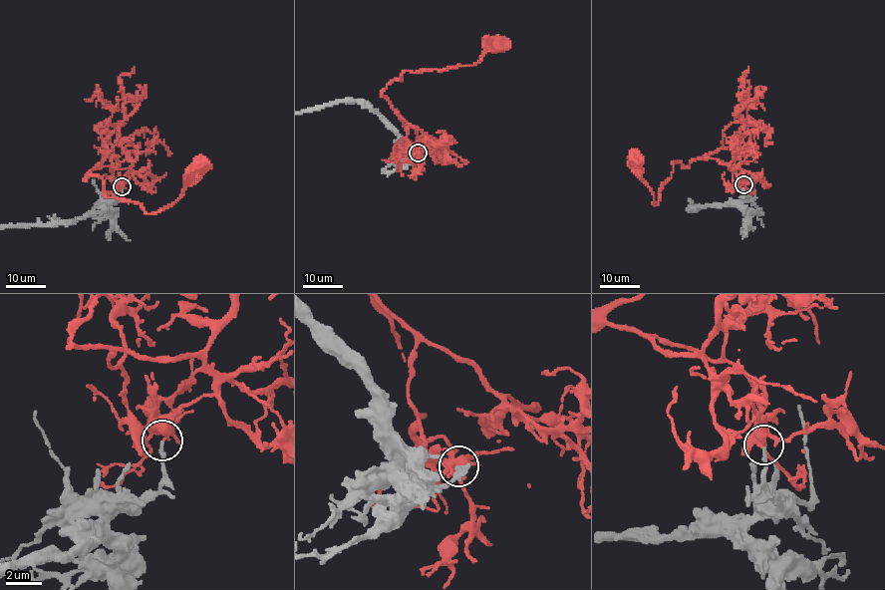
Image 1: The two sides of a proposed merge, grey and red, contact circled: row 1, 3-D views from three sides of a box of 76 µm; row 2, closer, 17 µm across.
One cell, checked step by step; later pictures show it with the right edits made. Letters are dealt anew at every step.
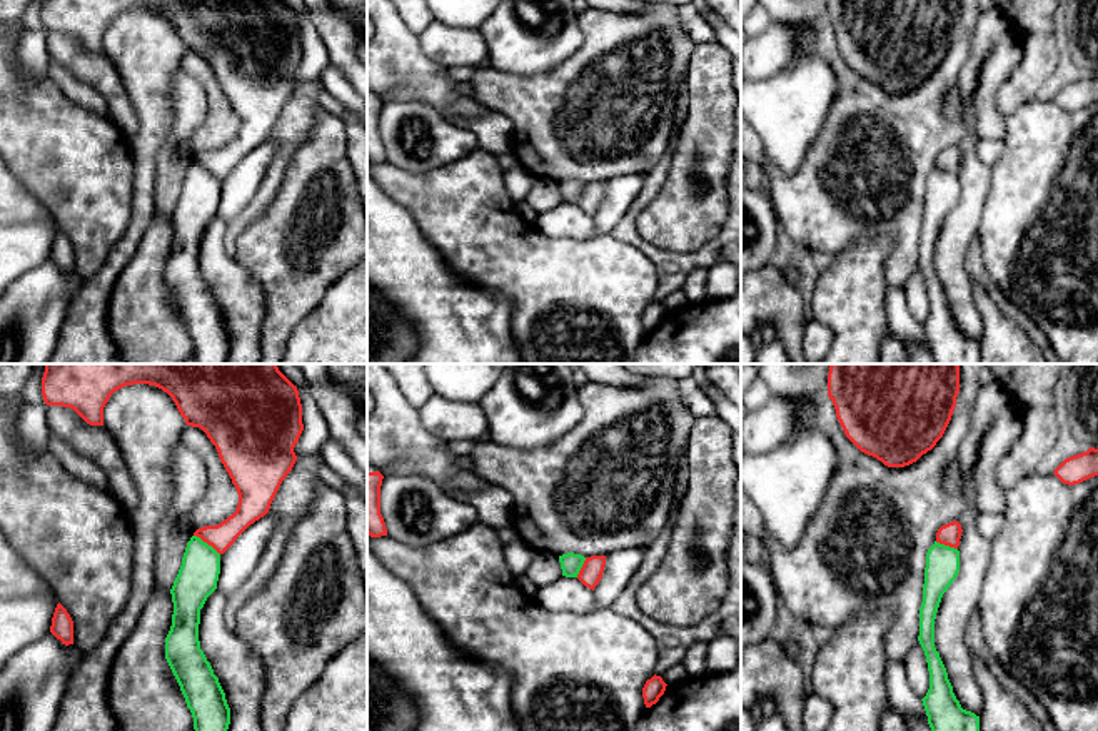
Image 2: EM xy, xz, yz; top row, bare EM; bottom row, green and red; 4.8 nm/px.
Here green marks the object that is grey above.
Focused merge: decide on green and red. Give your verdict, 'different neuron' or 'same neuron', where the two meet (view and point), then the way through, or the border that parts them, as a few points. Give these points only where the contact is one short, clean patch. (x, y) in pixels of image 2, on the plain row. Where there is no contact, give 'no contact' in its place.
different neuron; contact xy (206, 169); border xy (194, 161), (219, 181)

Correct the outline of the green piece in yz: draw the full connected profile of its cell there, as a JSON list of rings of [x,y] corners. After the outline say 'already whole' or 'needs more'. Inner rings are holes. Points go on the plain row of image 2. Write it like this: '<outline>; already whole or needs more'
[[[934,167],[926,179],[918,262],[929,297],[929,315],[921,327],[934,364],[980,364],[980,342],[961,334],[934,274],[936,239],[958,199],[959,177]]]; already whole

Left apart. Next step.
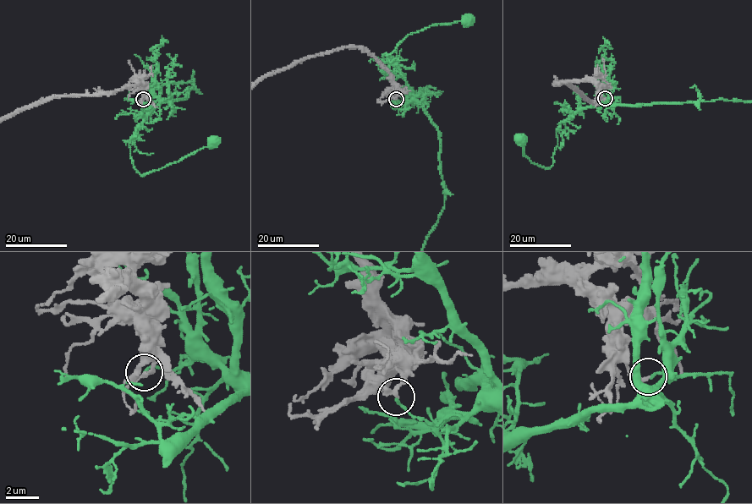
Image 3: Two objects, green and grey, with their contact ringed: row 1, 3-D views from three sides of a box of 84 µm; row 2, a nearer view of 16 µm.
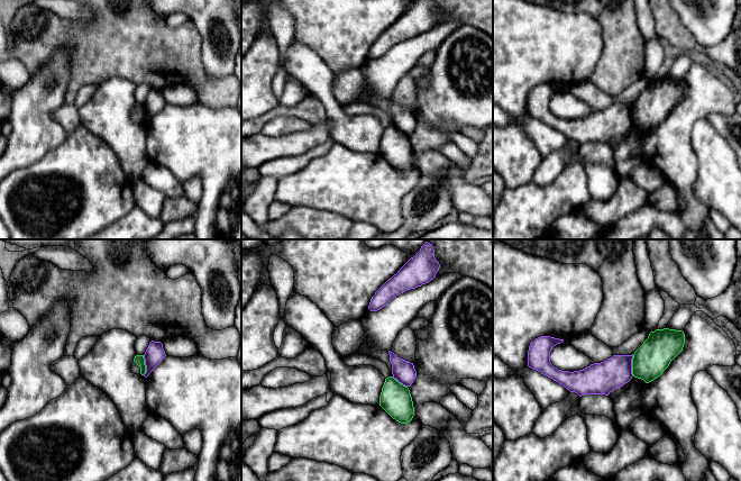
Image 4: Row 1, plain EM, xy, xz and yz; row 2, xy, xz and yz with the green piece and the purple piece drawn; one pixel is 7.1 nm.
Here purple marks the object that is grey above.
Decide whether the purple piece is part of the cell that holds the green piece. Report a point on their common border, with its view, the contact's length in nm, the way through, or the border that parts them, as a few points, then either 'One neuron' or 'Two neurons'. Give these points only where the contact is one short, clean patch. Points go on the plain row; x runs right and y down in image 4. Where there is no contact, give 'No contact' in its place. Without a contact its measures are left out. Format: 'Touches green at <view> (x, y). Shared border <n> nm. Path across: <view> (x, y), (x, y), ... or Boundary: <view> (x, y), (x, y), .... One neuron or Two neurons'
Touches green at yz (632, 114). Shared border 160 nm. Boundary: yz (633, 102), (632, 124). Two neurons

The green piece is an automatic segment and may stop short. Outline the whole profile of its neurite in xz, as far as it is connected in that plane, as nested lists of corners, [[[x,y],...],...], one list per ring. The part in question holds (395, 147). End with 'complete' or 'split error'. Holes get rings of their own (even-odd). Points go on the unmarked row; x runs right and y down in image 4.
[[[393,125],[385,127],[379,144],[379,154],[396,170],[408,172],[414,164],[410,138]]]; complete

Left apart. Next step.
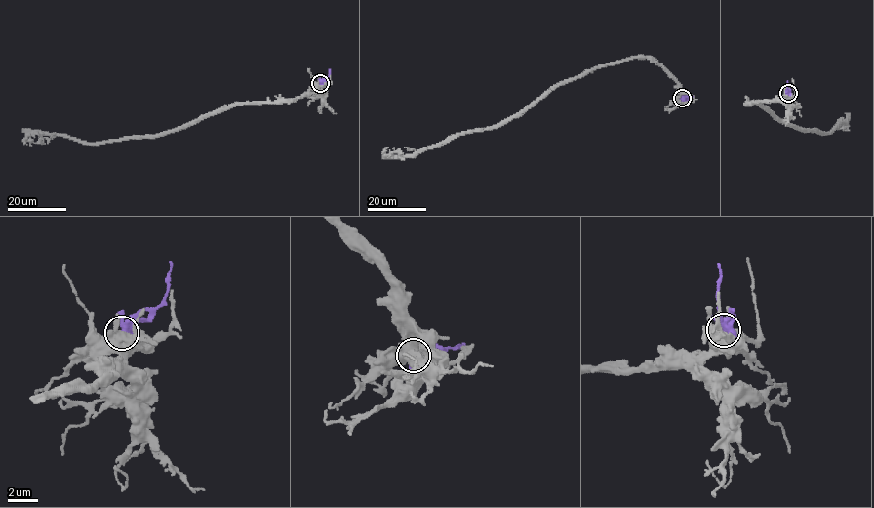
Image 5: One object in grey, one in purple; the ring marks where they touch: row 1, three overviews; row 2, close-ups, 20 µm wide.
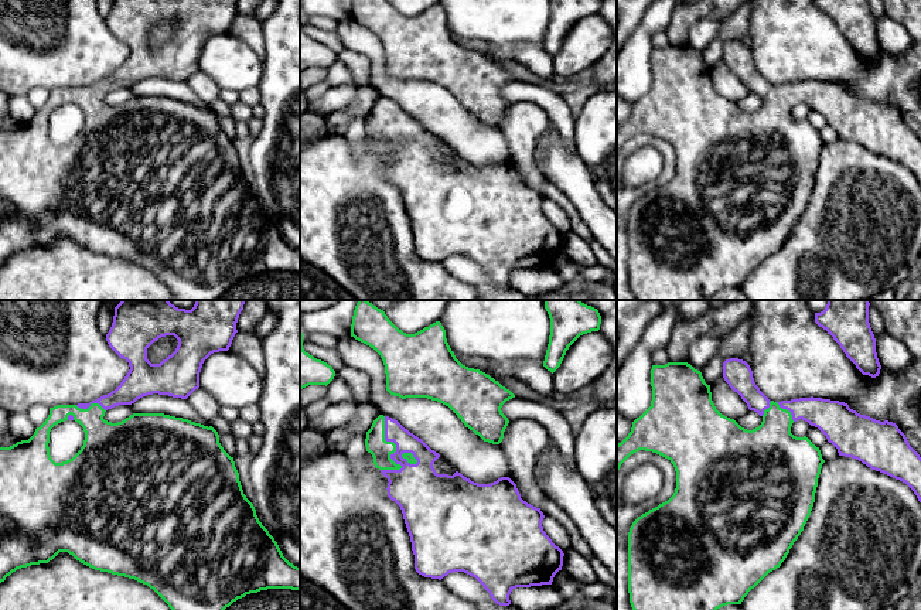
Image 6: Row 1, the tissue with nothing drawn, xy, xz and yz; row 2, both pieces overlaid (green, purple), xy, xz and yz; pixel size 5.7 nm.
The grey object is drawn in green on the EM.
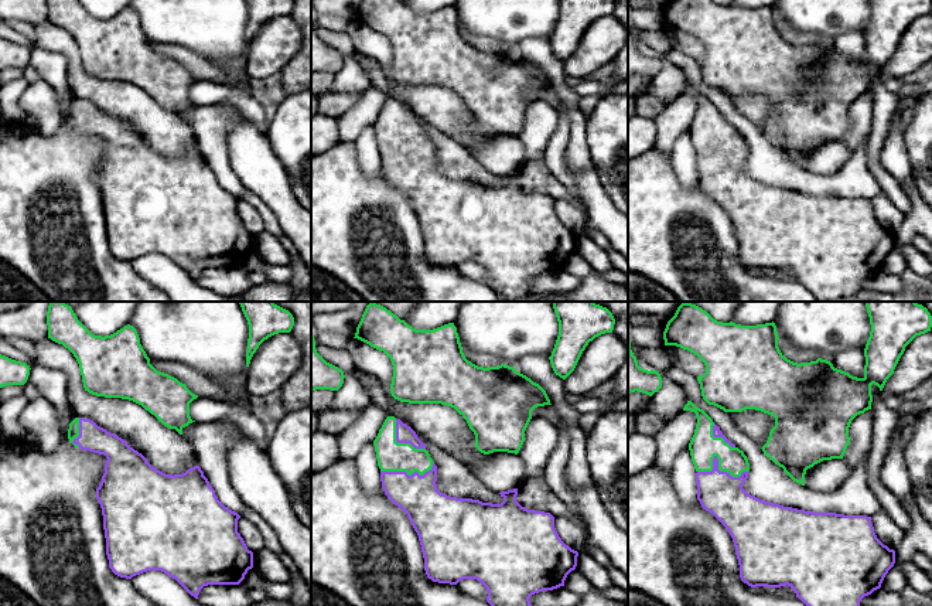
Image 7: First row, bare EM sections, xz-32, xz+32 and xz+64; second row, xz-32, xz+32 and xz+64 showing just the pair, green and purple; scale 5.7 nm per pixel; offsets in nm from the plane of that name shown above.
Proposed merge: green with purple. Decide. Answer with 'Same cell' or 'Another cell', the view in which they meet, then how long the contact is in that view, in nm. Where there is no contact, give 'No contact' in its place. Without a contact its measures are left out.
Same cell. Touches green in xz. Shared border 320 nm

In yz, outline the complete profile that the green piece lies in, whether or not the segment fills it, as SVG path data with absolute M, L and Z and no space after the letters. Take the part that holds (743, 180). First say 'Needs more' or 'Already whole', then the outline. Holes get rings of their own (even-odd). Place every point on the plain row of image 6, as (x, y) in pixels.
Needs more. M738 41L723 45L723 61L748 92L763 100L758 110L747 113L722 98L700 54L688 45L668 45L652 48L651 89L632 105L628 119L617 127L617 154L639 133L668 142L676 154L673 178L638 200L628 215L628 276L634 300L707 300L723 289L741 287L751 272L781 249L811 198L825 146L819 130L806 119L791 116L792 106L799 102L818 110L839 139L856 142L871 153L905 166L921 185L921 140L896 106L860 98L839 84L813 79L770 84L755 68L750 48Z

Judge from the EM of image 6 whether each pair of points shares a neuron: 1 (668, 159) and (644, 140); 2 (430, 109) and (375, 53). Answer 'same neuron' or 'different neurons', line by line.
1: same neuron
2: same neuron

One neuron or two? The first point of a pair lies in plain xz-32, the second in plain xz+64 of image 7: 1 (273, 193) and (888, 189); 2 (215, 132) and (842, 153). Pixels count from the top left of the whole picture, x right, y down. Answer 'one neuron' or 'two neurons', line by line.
1: two neurons
2: two neurons

